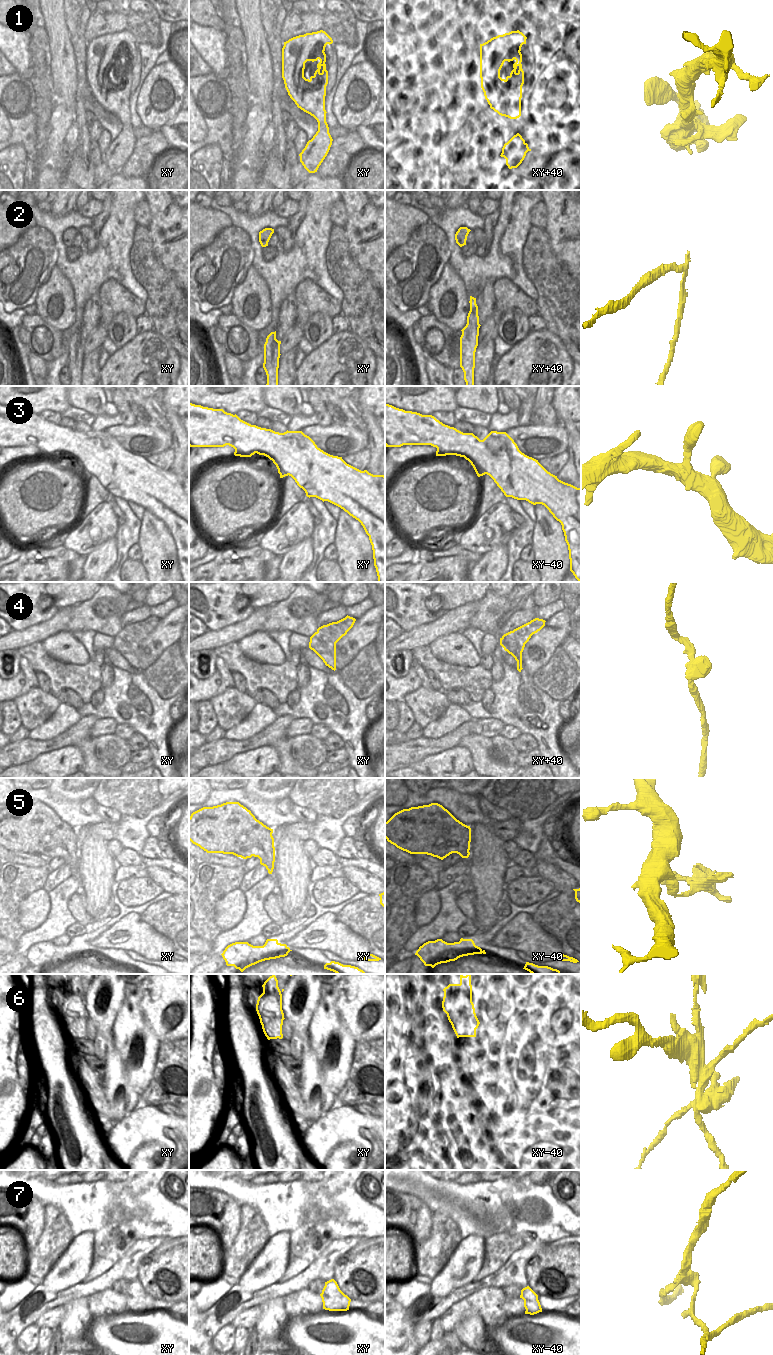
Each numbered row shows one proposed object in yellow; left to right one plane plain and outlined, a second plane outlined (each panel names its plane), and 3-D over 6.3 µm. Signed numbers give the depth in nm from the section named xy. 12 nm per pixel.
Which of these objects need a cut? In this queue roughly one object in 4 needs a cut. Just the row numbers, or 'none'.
2, 4, 5, 6, 7

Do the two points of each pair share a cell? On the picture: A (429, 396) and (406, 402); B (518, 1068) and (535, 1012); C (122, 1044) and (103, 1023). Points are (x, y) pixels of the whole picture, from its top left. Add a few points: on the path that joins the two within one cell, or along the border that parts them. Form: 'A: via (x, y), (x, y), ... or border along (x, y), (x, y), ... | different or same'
A: via (423, 396), (412, 397) | same
B: border along (525, 1002), (525, 1013), (532, 1029), (546, 1043) | different
C: border along (119, 1008), (114, 1025), (110, 1030) | different

